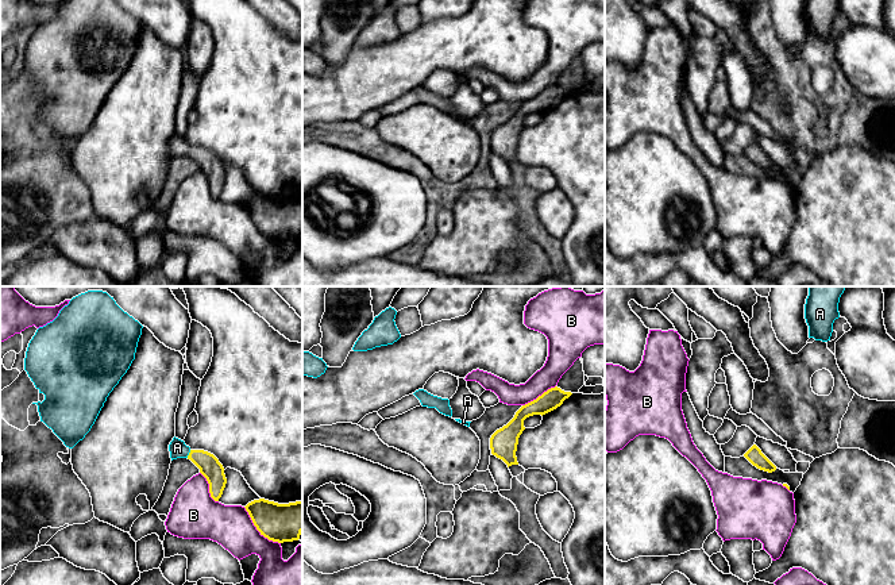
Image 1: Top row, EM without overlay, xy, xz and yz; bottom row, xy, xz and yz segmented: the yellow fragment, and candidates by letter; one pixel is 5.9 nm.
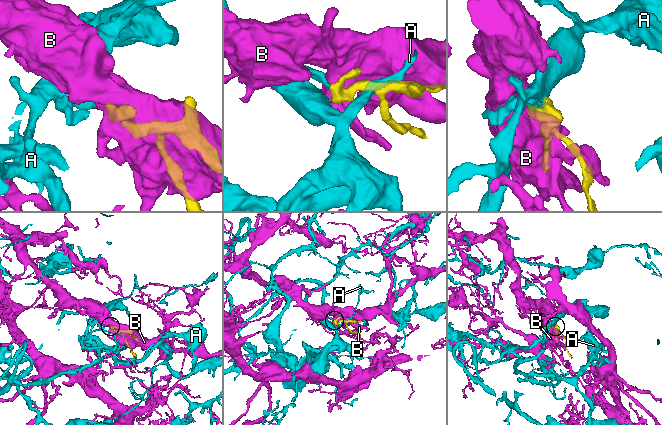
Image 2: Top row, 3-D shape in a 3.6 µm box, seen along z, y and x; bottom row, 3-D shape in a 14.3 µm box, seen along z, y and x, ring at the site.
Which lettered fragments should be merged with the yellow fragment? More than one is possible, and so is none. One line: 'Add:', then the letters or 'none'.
Add: A

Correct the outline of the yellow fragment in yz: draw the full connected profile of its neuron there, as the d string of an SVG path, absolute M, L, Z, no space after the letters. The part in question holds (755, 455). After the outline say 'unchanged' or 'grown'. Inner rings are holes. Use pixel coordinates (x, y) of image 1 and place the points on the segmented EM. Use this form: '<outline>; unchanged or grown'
M753 444L744 457L757 469L772 473L776 466L761 453L761 450Z; unchanged

